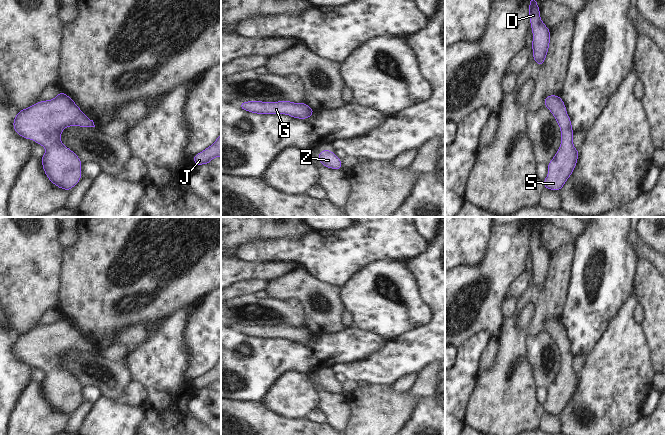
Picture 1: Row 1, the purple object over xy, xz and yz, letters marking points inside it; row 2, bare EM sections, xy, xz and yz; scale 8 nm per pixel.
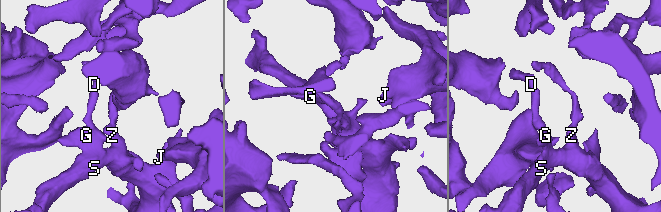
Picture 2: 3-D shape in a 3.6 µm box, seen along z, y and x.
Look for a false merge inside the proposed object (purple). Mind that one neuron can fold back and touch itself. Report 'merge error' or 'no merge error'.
no merge error

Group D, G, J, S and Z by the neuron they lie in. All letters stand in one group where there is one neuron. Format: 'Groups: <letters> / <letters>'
Groups: D G J S Z

